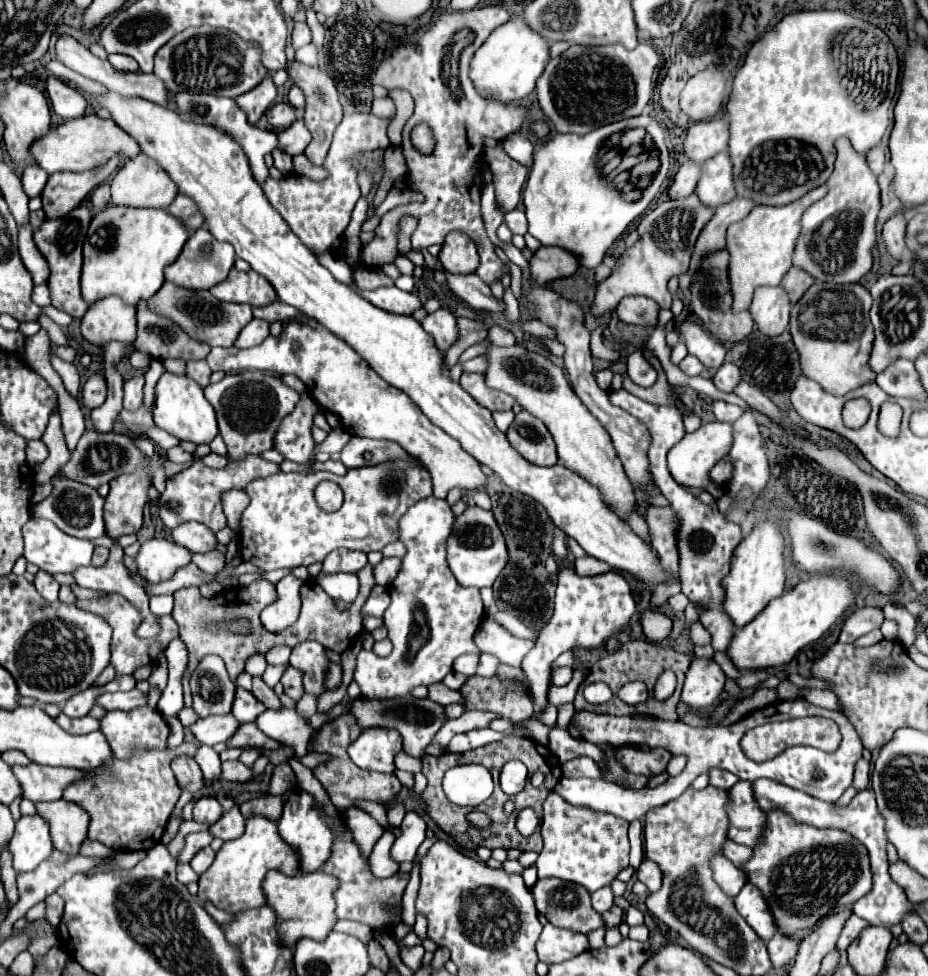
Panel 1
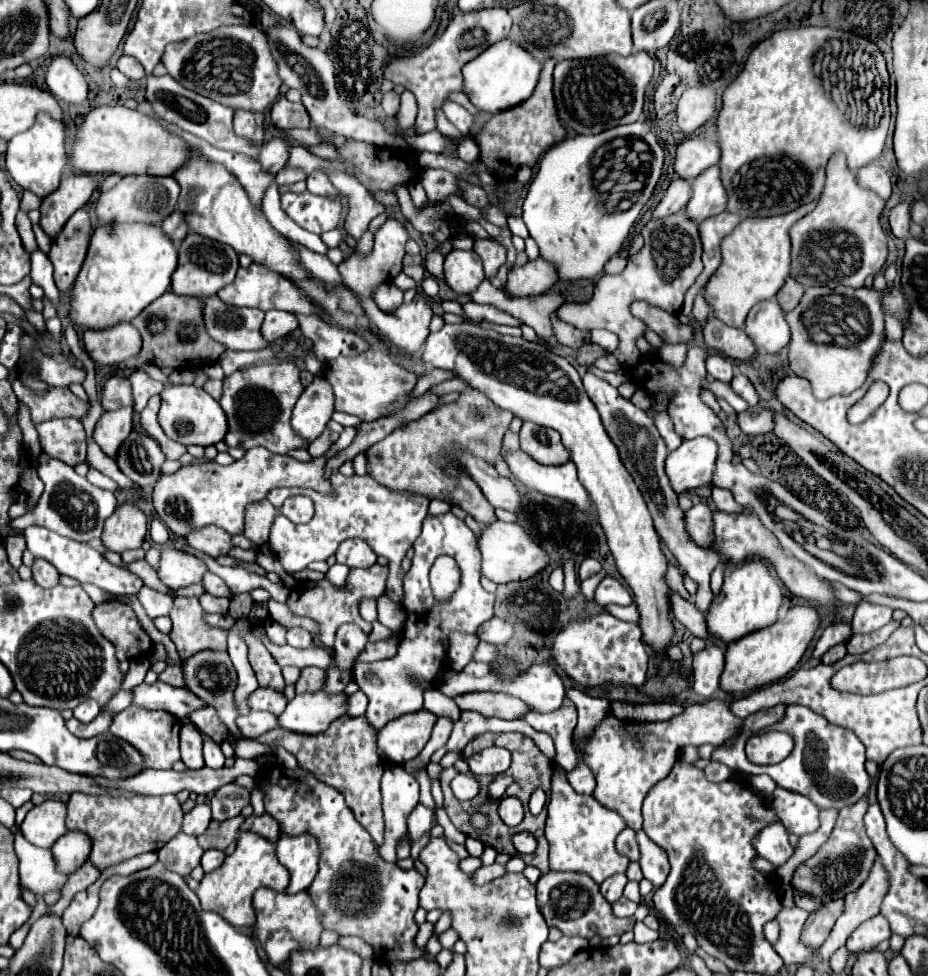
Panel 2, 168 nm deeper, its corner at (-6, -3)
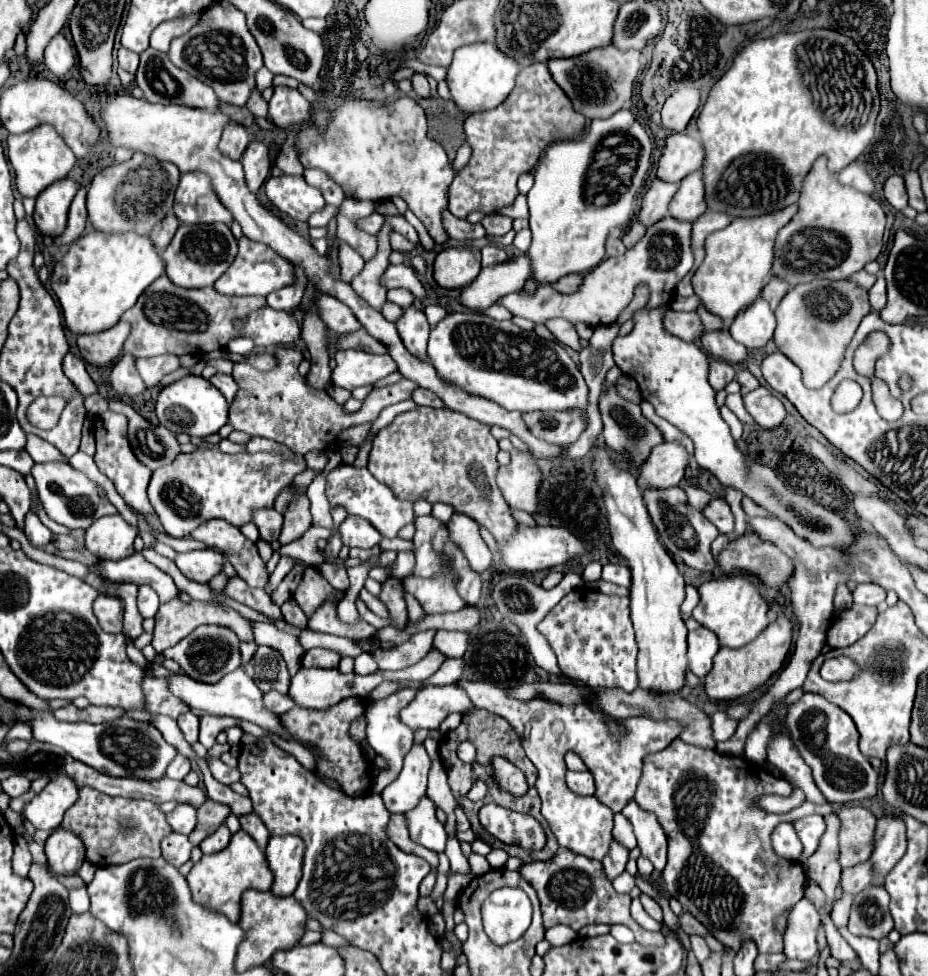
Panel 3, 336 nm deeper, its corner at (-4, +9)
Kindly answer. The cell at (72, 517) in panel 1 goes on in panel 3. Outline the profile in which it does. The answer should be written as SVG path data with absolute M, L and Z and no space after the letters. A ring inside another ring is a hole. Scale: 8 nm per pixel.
M44 462L44 464L34 464L32 476L36 480L38 496L40 502L48 514L58 524L64 524L68 528L80 528L86 530L90 528L98 518L116 514L118 510L110 504L106 492L102 486L94 484L86 474L78 472L72 468L68 462Z

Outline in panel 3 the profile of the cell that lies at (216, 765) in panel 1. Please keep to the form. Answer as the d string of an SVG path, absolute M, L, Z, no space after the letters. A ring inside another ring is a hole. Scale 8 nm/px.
M202 716L200 718L200 744L204 744L208 750L216 744L216 736L224 728L240 726L240 720L226 716Z

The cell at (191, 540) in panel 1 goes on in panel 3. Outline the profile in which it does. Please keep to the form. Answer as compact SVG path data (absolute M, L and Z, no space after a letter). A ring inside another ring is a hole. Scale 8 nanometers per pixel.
M208 520L202 522L192 532L194 540L204 542L210 548L222 550L230 564L234 566L236 574L246 580L252 588L264 588L268 584L266 564L258 556L256 544L250 542L236 526L226 520Z

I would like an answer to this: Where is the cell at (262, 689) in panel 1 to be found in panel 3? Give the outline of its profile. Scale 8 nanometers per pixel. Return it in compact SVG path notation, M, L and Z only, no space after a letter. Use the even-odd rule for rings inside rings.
M178 598L166 602L160 606L158 614L156 614L156 628L154 628L154 636L152 636L152 646L154 650L160 654L164 652L166 648L178 644L178 640L186 638L190 630L202 626L202 624L218 624L218 626L224 626L224 628L230 628L234 630L234 634L244 640L244 642L250 642L254 640L254 632L252 632L252 624L250 620L242 618L236 610L228 608L228 606L222 606L222 604L212 604L212 602L190 602L190 604L184 604L180 602Z

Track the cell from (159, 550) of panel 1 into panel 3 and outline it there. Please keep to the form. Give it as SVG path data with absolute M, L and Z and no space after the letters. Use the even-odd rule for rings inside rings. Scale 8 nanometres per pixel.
M210 548L176 554L174 564L186 578L196 580L200 584L206 584L214 574L222 572L222 556Z

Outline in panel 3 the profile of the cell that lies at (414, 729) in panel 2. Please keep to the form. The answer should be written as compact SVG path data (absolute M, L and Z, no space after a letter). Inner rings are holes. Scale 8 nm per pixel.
M426 686L416 698L400 710L400 720L412 730L438 730L450 712L468 712L472 702L458 686Z

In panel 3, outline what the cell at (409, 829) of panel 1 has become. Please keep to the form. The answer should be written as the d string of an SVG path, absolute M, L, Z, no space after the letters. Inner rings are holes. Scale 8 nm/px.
M412 746L404 758L400 776L388 784L382 792L382 800L388 810L410 810L418 806L418 800L426 796L426 776L430 770L430 758L424 746Z

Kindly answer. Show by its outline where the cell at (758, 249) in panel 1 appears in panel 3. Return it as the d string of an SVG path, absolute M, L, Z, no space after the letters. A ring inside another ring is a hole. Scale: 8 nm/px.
M792 204L778 212L756 218L734 218L730 226L706 238L706 258L692 278L694 292L706 310L720 316L728 324L742 308L750 306L760 296L774 262L776 234L790 222L790 218L796 214L796 208L798 206Z

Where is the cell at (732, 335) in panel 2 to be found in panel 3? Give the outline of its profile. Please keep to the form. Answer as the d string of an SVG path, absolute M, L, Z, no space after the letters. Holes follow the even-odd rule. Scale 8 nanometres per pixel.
M724 328L724 330L710 330L710 332L704 332L700 336L700 342L702 342L702 348L712 354L714 358L722 358L730 364L740 364L746 360L748 356L748 350L746 346L738 344L732 336L730 336L730 330Z

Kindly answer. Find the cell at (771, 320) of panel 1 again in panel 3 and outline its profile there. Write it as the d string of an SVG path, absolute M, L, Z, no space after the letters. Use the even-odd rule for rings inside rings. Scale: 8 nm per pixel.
M756 298L746 310L738 312L730 326L730 334L736 342L744 344L746 348L762 348L772 340L776 328L776 316L770 304L762 298Z

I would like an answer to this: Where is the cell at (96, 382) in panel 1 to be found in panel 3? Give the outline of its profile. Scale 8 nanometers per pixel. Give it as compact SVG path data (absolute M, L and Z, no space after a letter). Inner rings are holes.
M128 354L120 356L120 360L114 364L114 368L110 372L110 384L112 384L112 390L122 396L138 396L146 390L142 378L134 366L134 358Z

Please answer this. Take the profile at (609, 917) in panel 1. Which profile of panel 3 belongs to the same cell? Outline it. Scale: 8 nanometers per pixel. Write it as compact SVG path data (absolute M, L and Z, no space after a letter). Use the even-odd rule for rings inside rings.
M622 872L622 874L612 882L612 886L614 886L614 890L616 890L618 894L630 894L630 890L636 886L636 882L634 882L634 876L630 876L628 872Z

